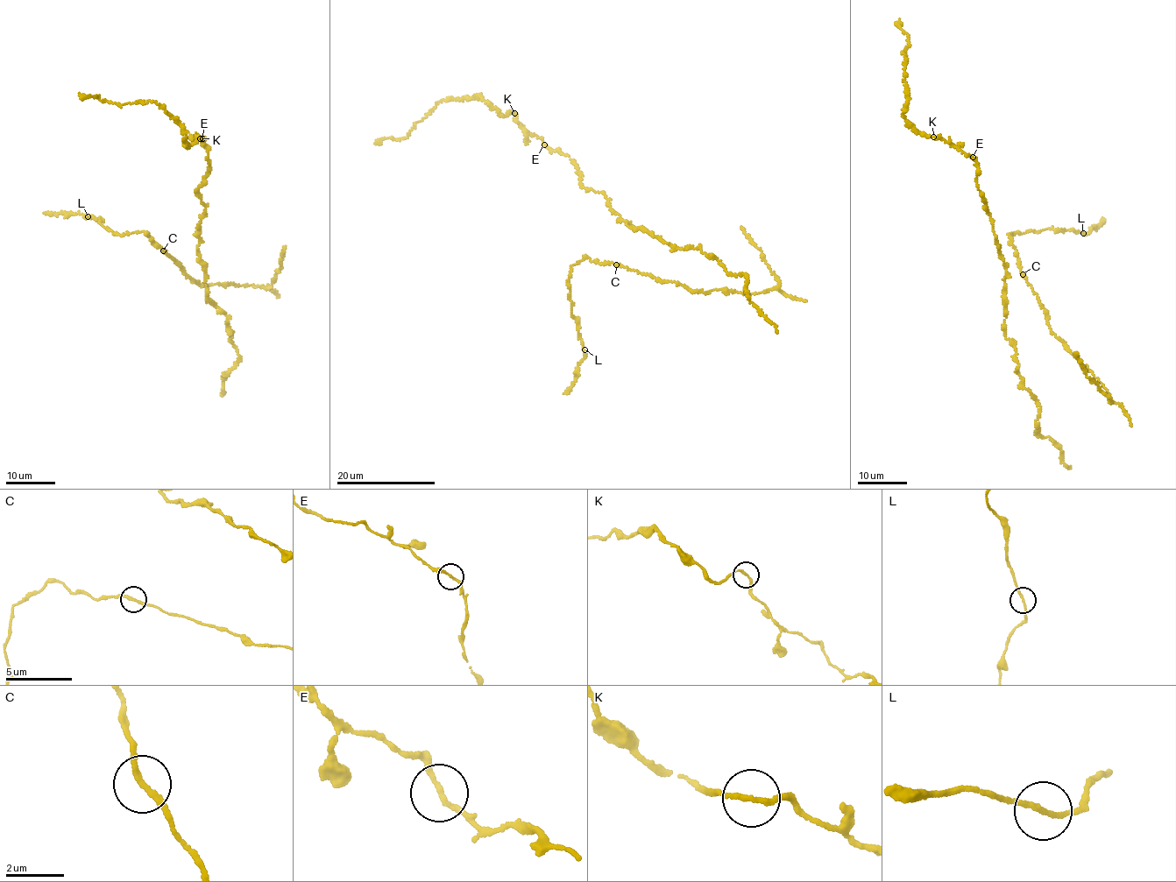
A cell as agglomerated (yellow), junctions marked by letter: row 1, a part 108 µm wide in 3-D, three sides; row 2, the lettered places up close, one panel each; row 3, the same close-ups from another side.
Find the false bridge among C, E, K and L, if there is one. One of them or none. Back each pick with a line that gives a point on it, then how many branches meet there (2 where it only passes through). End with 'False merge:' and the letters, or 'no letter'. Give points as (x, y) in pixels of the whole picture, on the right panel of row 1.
False merge: no letter

